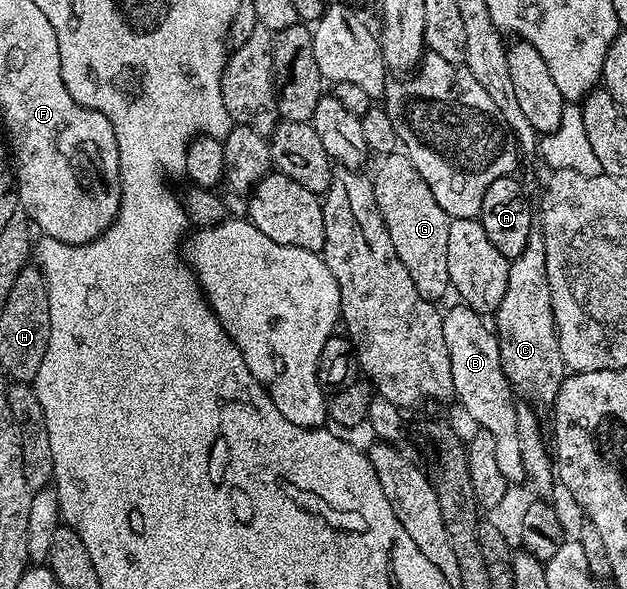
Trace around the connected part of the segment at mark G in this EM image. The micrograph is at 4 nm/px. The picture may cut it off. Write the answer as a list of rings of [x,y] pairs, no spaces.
[[[404,153],[386,155],[378,163],[381,164],[377,167],[377,175],[372,176],[375,201],[387,225],[391,245],[395,245],[399,261],[403,261],[407,273],[411,273],[411,281],[415,281],[415,289],[419,289],[422,297],[441,301],[451,288],[447,273],[449,215],[443,213],[439,201],[435,201],[431,189],[427,189],[427,181],[419,177],[419,169],[411,165]]]

